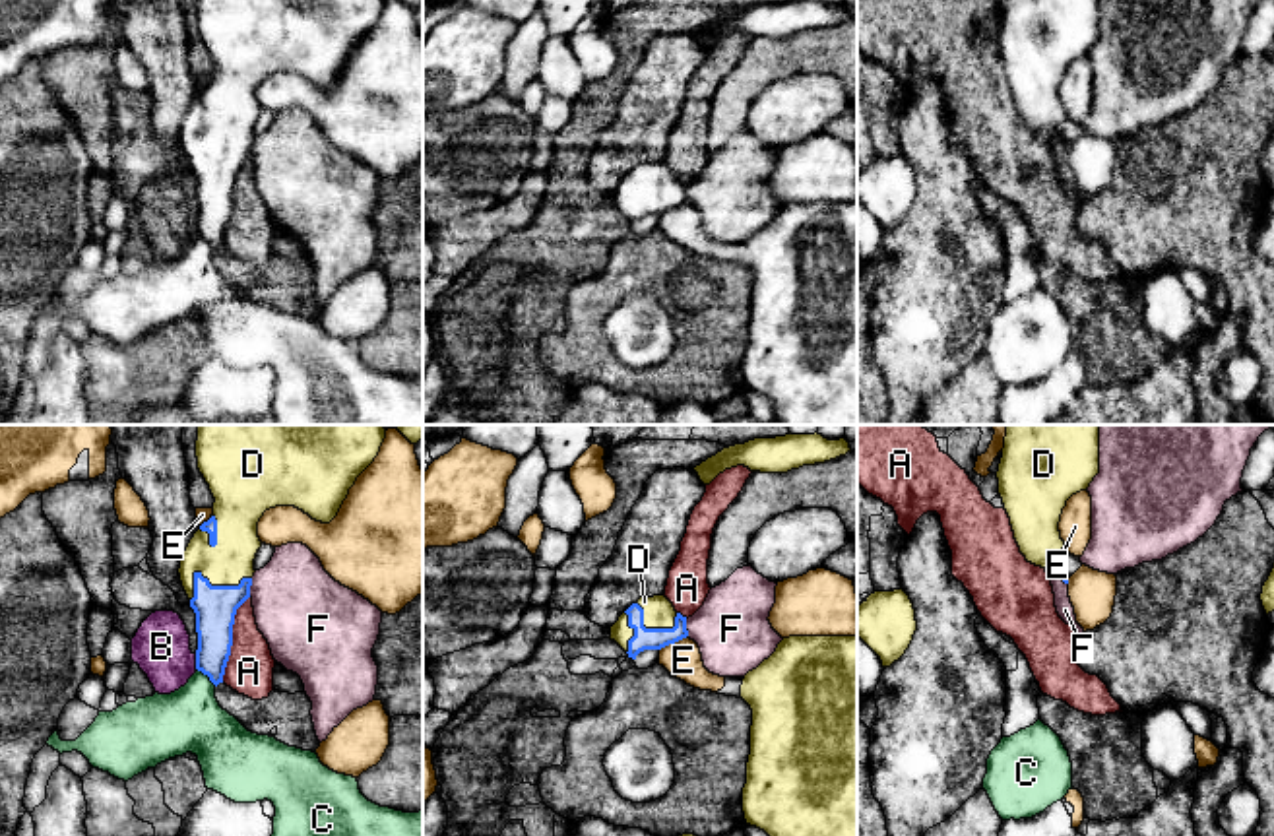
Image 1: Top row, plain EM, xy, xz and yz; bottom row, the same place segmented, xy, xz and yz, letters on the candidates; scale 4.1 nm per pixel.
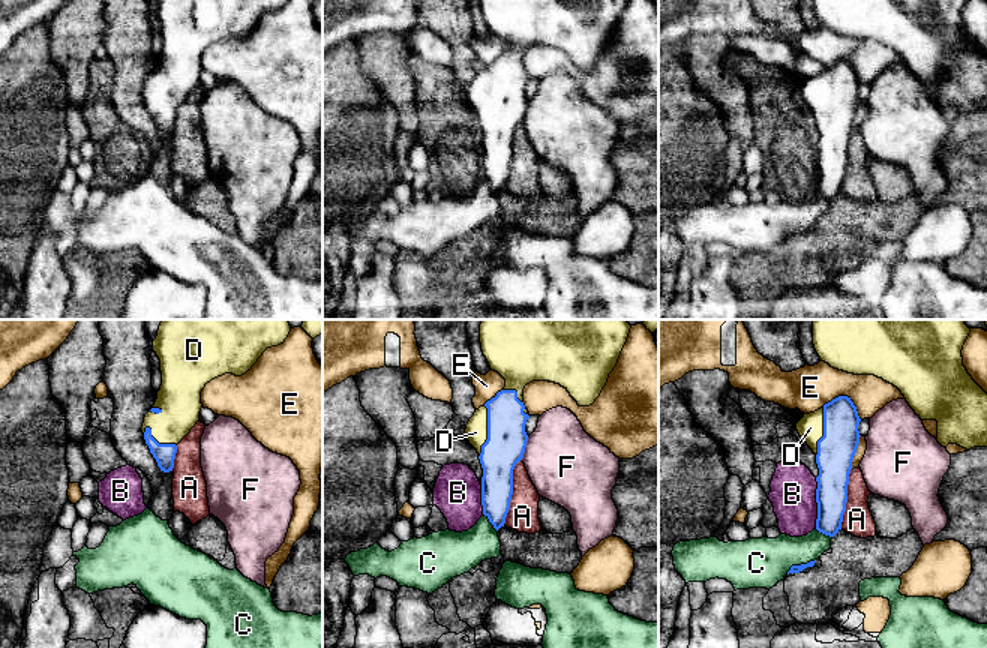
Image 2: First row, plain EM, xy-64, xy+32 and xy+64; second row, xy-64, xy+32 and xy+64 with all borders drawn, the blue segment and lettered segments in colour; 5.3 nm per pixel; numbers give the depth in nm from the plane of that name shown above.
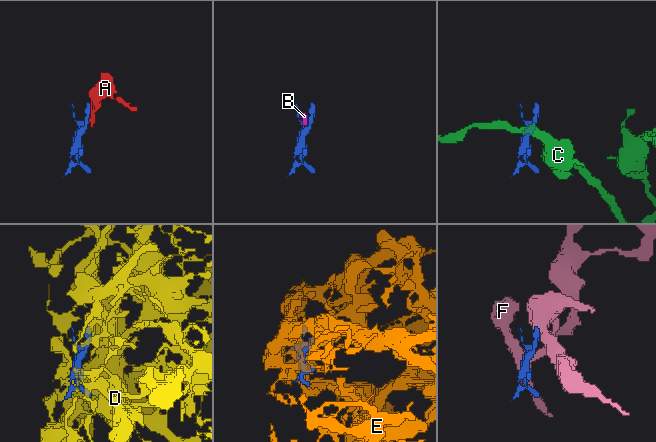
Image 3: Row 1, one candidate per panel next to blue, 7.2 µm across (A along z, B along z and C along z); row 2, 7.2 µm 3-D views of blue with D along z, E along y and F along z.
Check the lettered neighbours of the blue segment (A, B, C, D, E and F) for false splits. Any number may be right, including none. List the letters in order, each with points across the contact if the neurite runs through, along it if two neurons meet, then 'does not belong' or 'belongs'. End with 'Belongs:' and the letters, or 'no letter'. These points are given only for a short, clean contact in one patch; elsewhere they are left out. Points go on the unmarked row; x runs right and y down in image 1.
A: does not belong
B: border xy (194, 220), (196, 233); does not belong
C: does not belong
D: belongs
E: does not belong
F: border xy (253, 144), (249, 161); does not belong
Belongs: D

